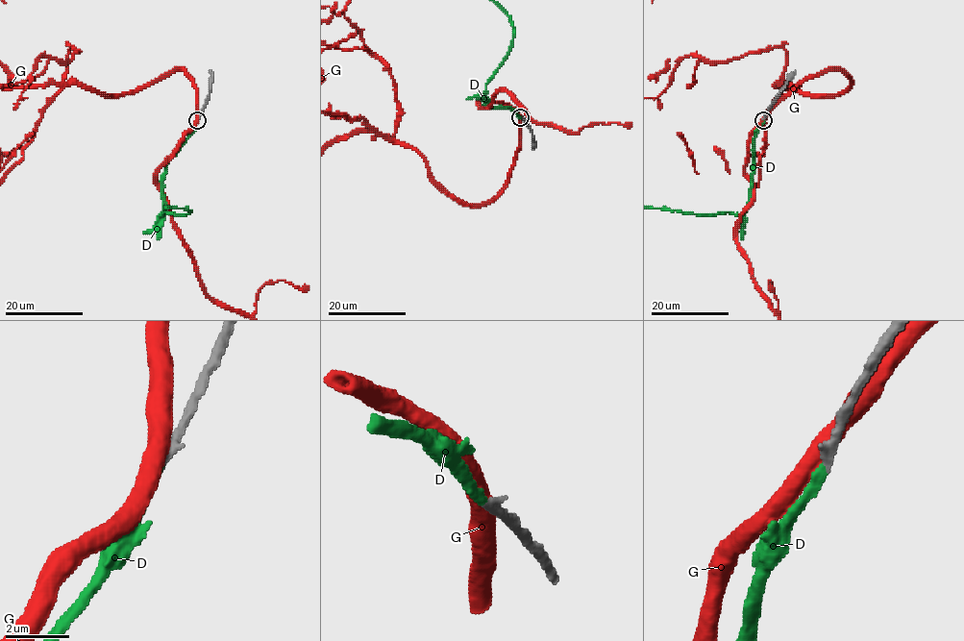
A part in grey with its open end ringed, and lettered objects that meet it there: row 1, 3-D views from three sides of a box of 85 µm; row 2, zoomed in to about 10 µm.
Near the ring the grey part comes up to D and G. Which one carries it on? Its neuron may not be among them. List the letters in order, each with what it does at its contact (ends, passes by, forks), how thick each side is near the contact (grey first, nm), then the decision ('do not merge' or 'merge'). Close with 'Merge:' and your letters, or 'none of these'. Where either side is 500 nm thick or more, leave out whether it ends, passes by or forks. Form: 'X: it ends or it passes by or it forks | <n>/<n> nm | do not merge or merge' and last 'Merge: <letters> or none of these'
D: it ends | 300/240 nm | merge
G: 360/500 nm | do not merge
Merge: D

